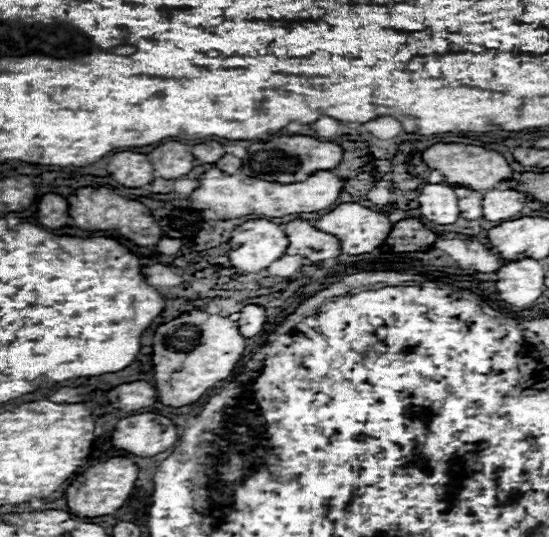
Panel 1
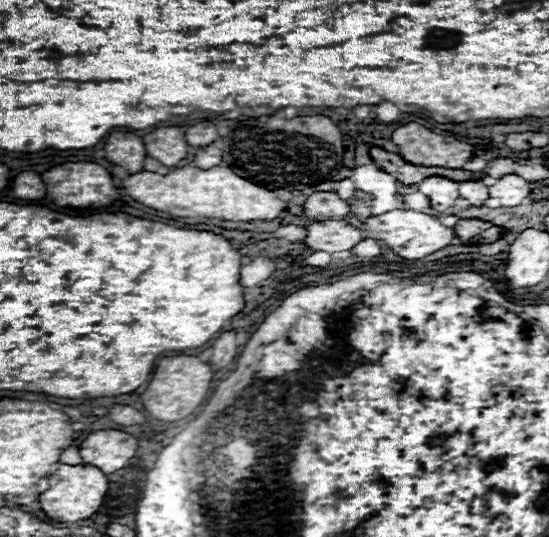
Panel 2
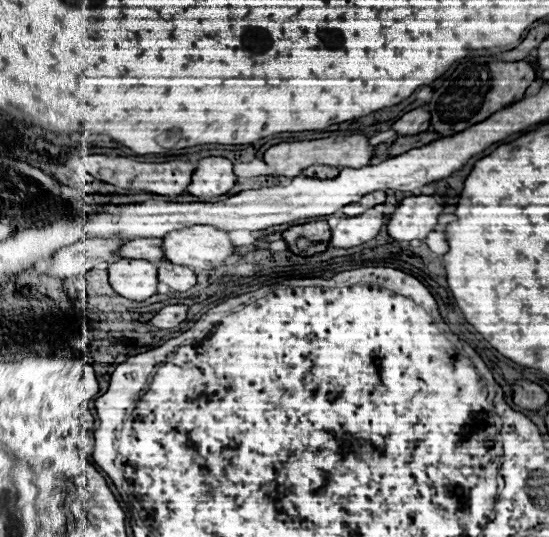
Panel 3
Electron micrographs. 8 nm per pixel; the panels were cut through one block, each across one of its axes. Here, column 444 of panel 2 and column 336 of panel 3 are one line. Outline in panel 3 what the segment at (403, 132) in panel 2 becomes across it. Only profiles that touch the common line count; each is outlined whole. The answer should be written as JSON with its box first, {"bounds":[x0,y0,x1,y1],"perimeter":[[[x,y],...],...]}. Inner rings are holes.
{"bounds":[264,134,372,178],"perimeter":[[[362,134],[356,136],[332,136],[332,138],[322,138],[322,140],[304,140],[304,142],[282,142],[264,152],[264,162],[274,168],[276,176],[286,176],[286,178],[296,178],[302,170],[308,166],[324,164],[324,166],[366,166],[368,160],[372,158],[372,146],[368,144],[368,138]]]}

